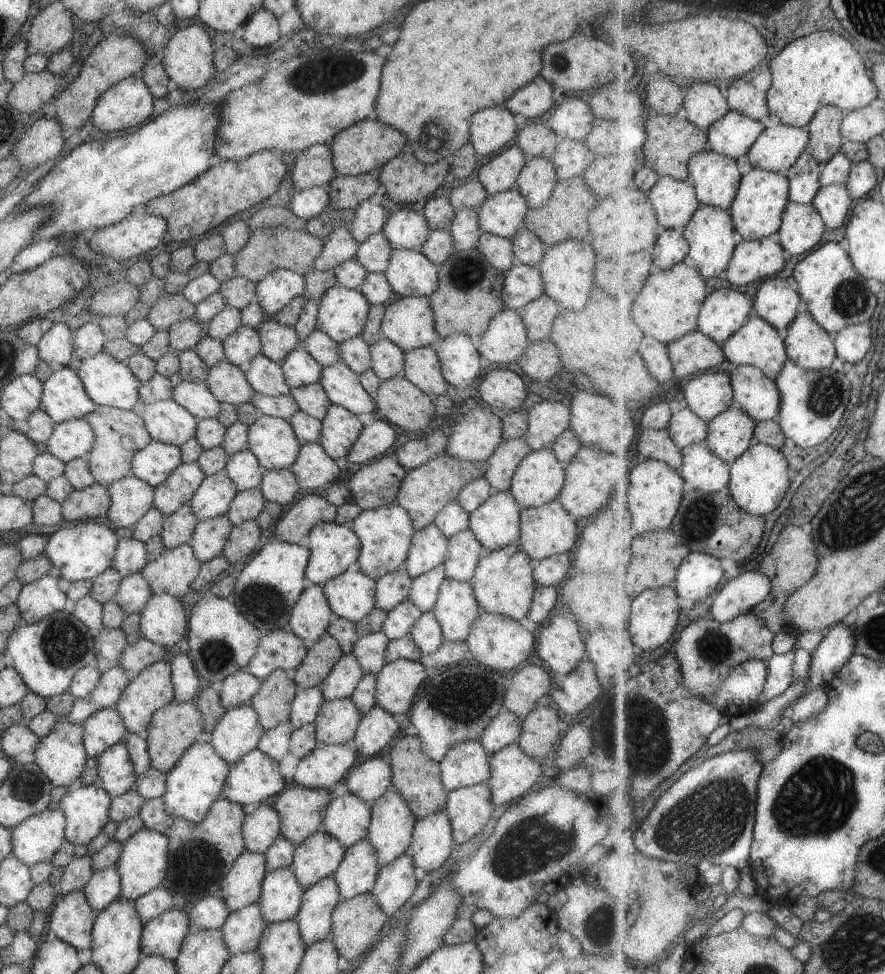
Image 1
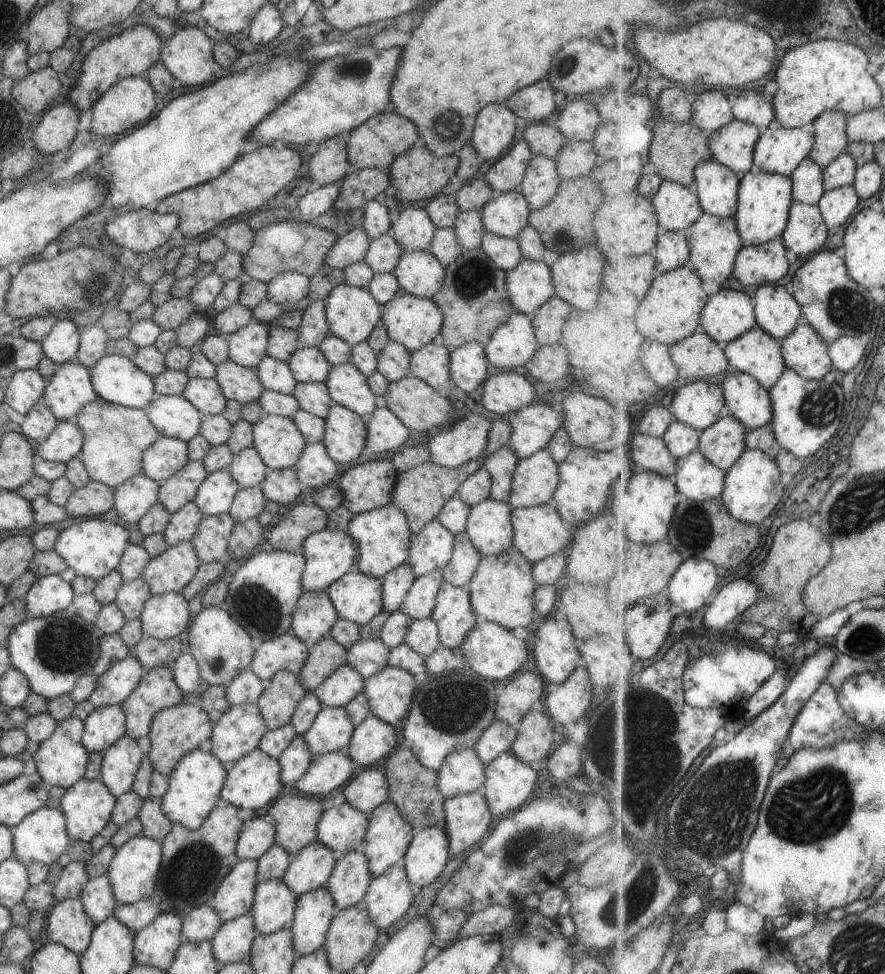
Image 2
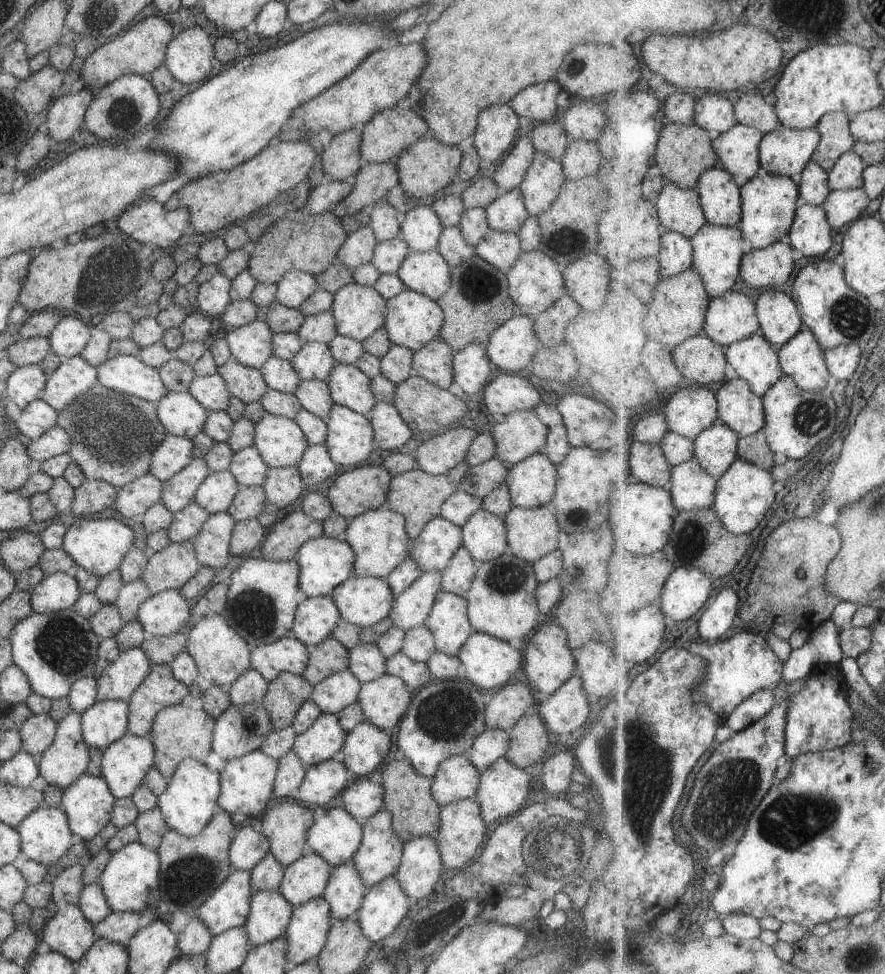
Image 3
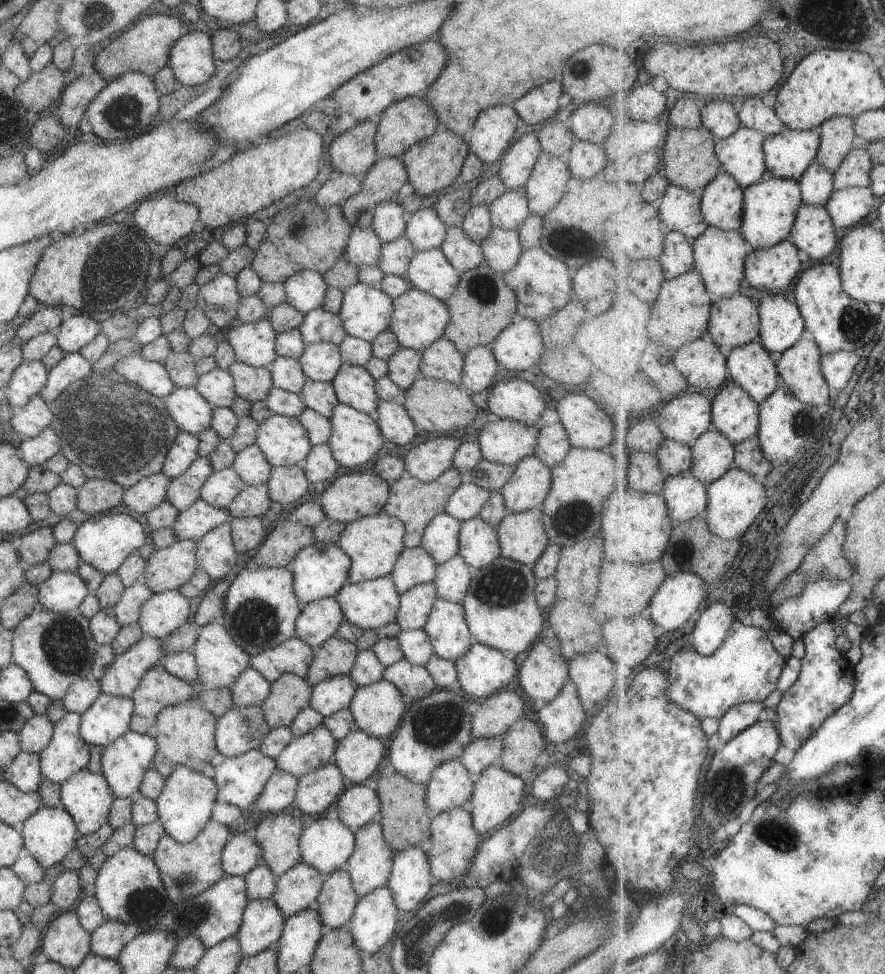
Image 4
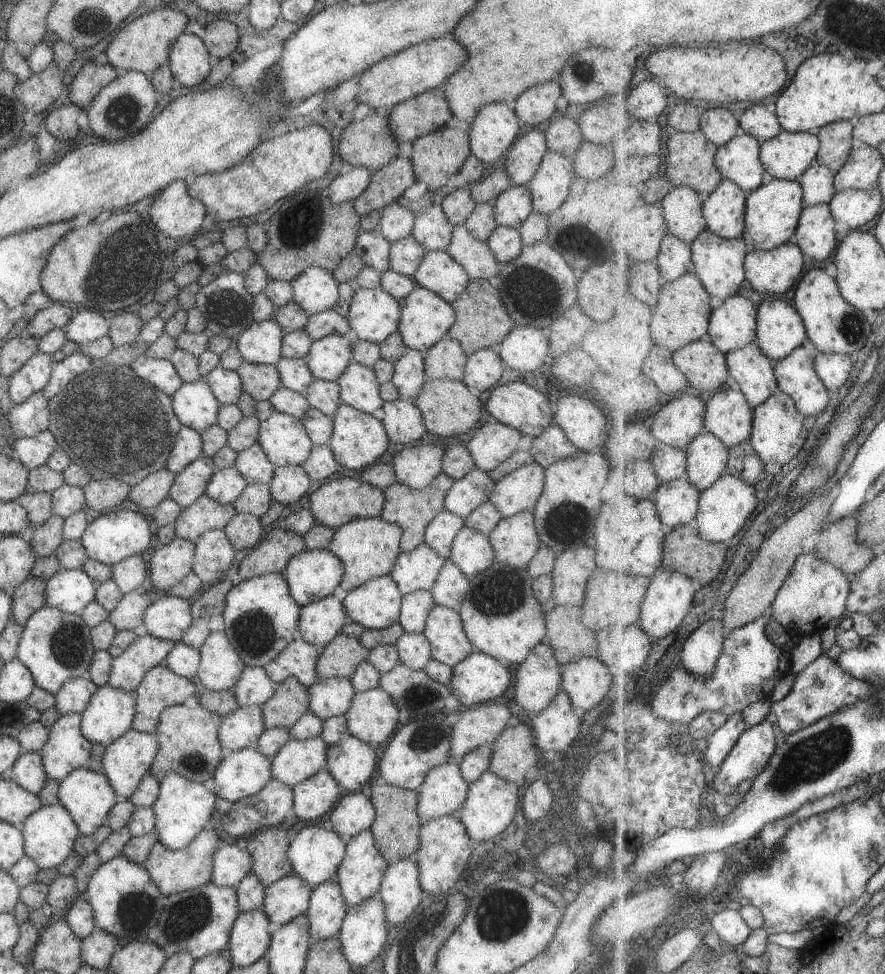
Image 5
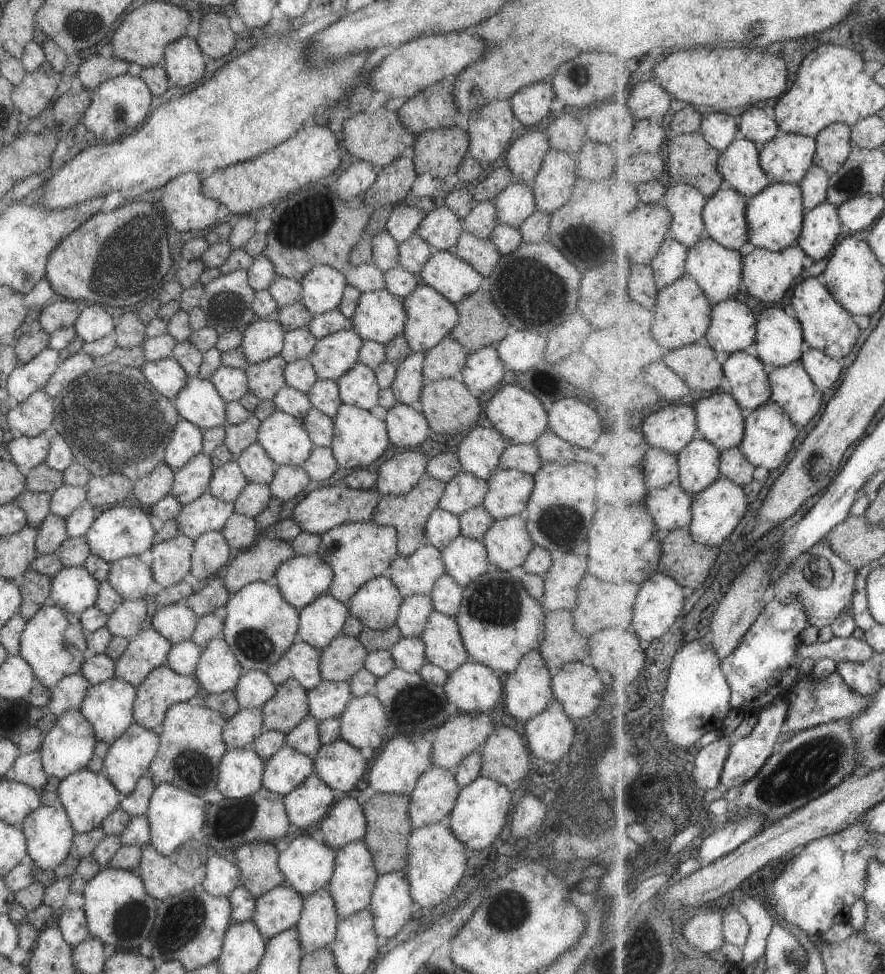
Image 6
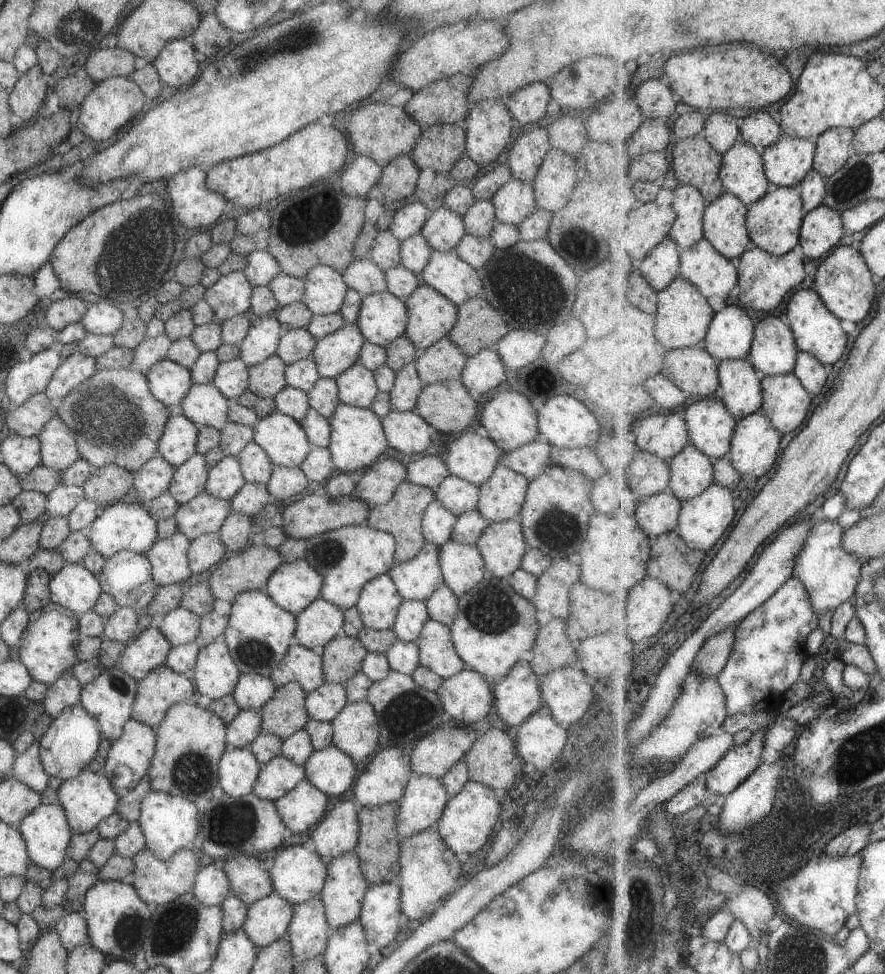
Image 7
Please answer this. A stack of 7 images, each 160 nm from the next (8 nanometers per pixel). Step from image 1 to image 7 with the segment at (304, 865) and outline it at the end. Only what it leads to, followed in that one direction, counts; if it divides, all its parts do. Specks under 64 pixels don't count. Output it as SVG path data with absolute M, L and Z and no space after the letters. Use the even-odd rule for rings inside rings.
M272 892L248 906L240 929L259 949L286 932L293 913L294 906Z

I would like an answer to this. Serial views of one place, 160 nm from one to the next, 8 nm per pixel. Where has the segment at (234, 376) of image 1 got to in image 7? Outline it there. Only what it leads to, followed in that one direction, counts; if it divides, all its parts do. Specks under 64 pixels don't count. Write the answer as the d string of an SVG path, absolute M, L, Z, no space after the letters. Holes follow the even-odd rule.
M272 354L260 363L248 367L246 388L258 399L272 399L286 385L285 365L276 354Z

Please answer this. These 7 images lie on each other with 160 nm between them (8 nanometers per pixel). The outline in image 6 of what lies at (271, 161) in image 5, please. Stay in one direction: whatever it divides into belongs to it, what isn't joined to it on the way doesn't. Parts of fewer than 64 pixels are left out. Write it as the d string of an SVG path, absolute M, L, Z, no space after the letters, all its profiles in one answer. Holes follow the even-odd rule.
M323 125L301 127L289 138L259 156L213 171L200 182L200 193L223 204L231 214L256 214L265 204L278 201L301 186L331 174L339 164L341 143Z

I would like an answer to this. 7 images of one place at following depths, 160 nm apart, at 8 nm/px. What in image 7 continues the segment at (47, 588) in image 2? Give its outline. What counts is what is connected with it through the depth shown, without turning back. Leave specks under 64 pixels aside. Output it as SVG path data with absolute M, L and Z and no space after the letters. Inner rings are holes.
M64 563L48 582L48 600L74 612L88 611L101 594L96 576L79 563Z

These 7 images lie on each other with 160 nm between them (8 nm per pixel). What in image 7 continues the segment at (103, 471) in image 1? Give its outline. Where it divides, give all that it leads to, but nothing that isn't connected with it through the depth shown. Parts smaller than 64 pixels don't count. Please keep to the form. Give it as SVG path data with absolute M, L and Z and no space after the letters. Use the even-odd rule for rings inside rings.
M127 368L96 370L89 378L62 396L58 408L53 408L53 412L72 432L80 458L86 460L93 469L105 465L117 465L123 470L133 472L157 454L157 441L165 421L173 410L151 396L143 372L139 374Z

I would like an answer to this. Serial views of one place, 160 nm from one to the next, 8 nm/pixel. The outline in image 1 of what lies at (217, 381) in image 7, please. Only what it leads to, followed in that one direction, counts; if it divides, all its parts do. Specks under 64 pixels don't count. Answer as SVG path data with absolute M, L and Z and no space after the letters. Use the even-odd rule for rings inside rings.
M181 381L172 388L170 399L198 419L215 417L219 404L201 381Z

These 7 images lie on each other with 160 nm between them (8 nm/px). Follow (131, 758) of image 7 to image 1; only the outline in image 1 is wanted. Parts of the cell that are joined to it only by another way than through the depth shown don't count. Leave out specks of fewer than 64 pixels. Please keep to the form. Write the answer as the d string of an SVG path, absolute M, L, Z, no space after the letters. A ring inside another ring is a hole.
M123 740L112 744L96 756L100 788L112 799L133 788L135 777L132 762Z

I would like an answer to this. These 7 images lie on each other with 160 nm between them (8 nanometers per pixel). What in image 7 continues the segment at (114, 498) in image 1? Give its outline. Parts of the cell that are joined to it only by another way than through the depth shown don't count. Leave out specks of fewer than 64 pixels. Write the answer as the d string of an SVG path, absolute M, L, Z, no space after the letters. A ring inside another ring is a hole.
M156 454L132 472L132 487L143 504L166 490L174 469L174 466Z

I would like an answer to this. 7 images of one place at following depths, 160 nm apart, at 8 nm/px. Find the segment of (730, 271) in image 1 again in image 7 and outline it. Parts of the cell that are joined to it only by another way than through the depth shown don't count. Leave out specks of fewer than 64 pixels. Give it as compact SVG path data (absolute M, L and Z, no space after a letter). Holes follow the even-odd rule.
M753 246L739 257L739 300L745 308L757 312L777 310L787 298L787 294L793 292L805 280L805 263L793 251L783 256L775 256L761 247Z

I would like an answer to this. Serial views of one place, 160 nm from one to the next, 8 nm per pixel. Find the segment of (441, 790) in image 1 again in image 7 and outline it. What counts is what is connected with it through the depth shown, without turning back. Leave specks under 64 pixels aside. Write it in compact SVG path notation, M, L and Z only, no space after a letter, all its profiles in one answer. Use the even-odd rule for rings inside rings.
M396 802L362 807L357 813L359 823L357 844L354 851L360 860L360 869L370 886L396 880L398 876L399 840L396 838L396 816L398 804Z

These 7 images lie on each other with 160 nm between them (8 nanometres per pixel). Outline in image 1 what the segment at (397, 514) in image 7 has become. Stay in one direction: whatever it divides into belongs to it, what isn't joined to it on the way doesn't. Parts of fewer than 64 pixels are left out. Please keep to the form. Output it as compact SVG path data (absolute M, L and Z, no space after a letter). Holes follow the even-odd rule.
M443 452L439 456L408 469L397 489L393 504L405 509L414 530L419 530L432 522L433 517L447 503L455 501L457 493L472 480L483 476L487 468L485 461L466 461Z

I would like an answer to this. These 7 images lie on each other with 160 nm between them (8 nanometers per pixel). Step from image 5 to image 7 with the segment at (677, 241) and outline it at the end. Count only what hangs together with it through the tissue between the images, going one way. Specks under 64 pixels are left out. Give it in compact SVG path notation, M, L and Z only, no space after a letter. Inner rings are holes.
M668 236L636 267L655 290L662 291L674 280L681 278L680 251L680 245Z

